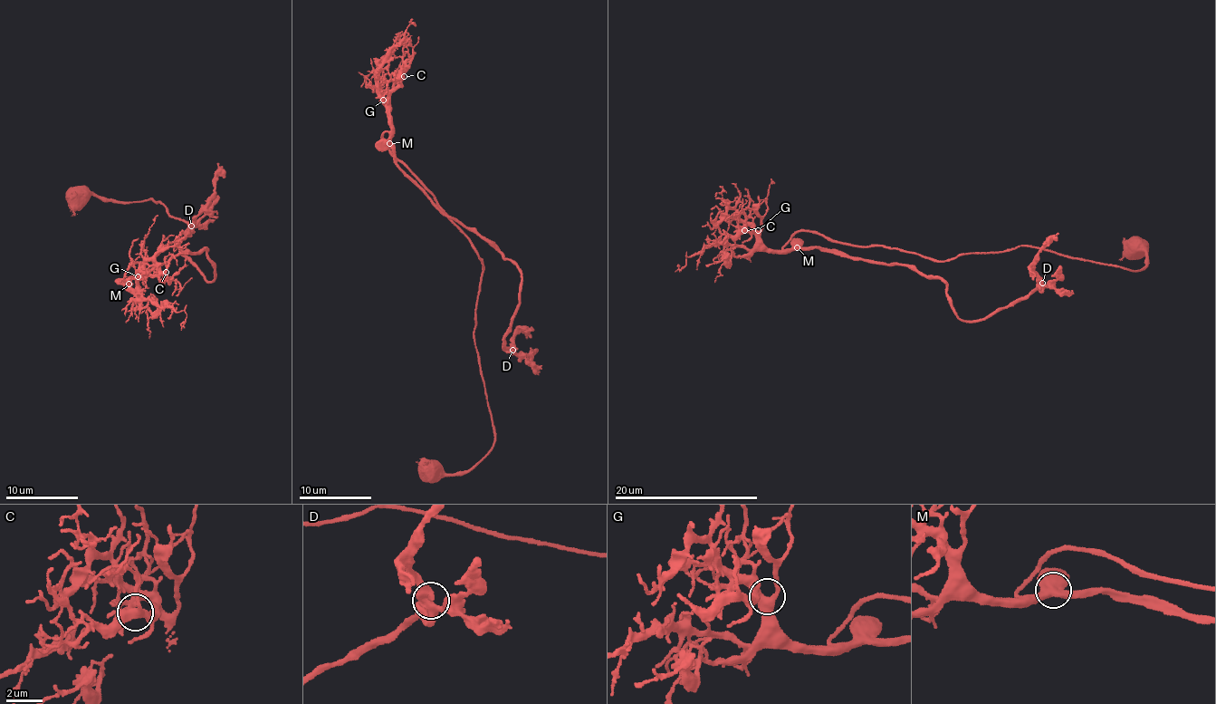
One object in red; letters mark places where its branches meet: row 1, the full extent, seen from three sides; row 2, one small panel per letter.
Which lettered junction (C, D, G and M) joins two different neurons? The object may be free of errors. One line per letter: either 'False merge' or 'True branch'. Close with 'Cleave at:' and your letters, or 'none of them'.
C: True branch
D: True branch
G: True branch
M: True branch
Cleave at: none of them

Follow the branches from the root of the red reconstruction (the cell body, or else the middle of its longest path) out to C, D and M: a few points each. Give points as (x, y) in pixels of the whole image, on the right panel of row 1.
C: (1135, 247), (1148, 256), (1139, 271), (1029, 245), (928, 260), (809, 231), (770, 250), (754, 229), (744, 230)
D: (1135, 247), (1139, 271), (1029, 245), (944, 261), (791, 238), (939, 278), (965, 321), (1042, 283)
M: (1135, 247), (1148, 256), (1139, 271), (1029, 245), (934, 260), (800, 231), (791, 238), (797, 246)

